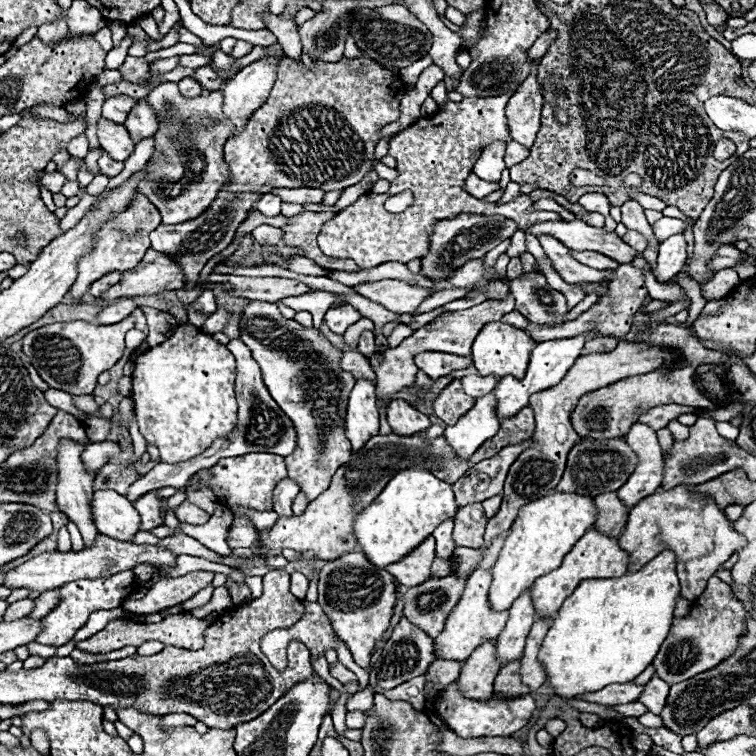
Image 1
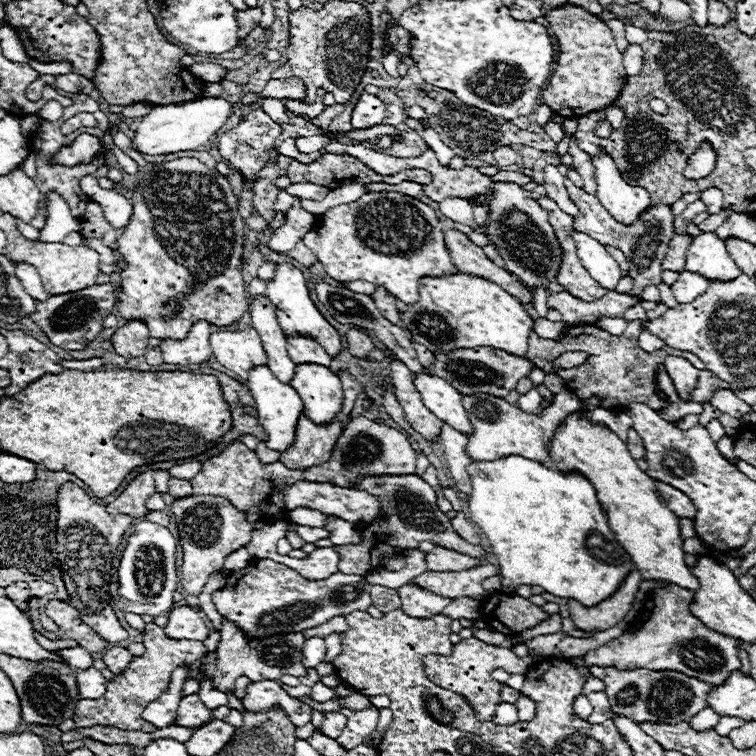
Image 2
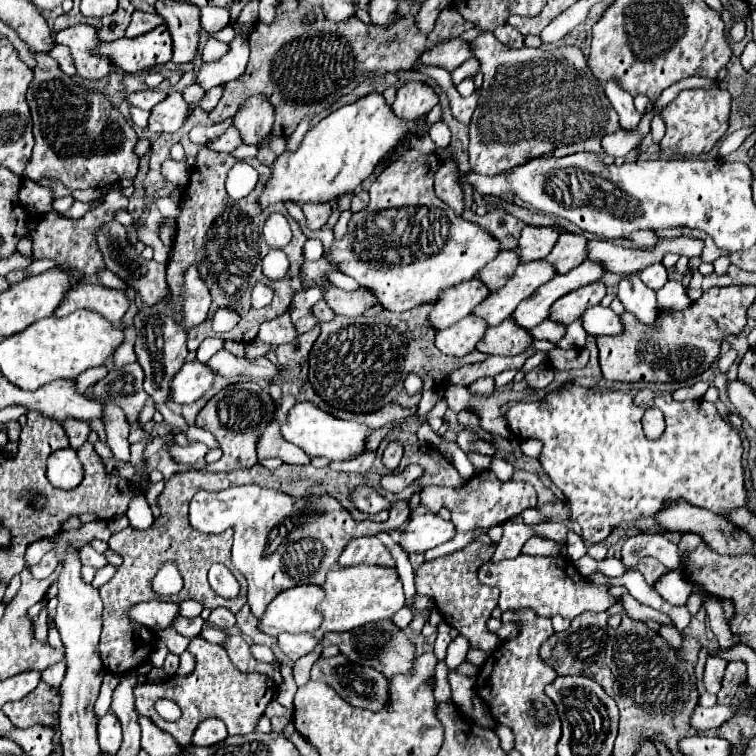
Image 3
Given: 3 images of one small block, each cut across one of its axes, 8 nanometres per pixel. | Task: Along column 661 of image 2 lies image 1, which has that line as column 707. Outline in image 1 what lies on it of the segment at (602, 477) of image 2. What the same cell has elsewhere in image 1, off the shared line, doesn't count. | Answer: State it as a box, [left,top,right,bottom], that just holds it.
[618,484,746,600]

